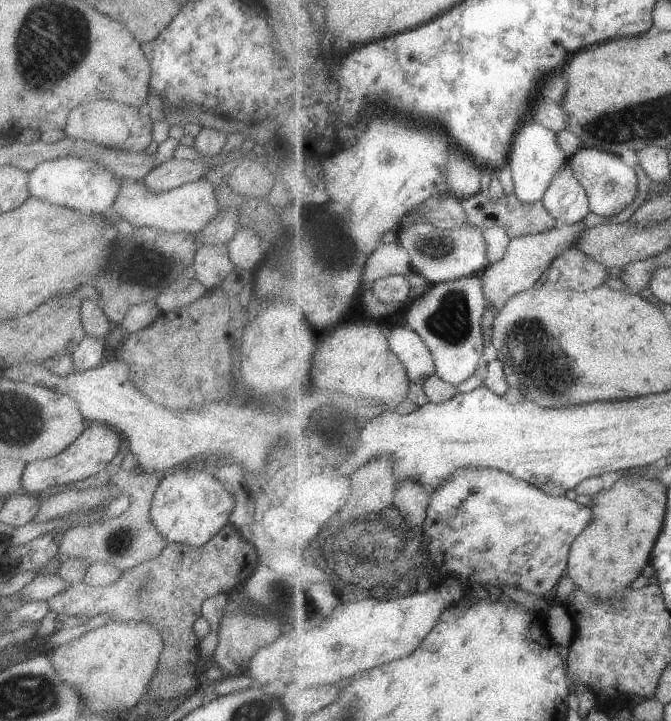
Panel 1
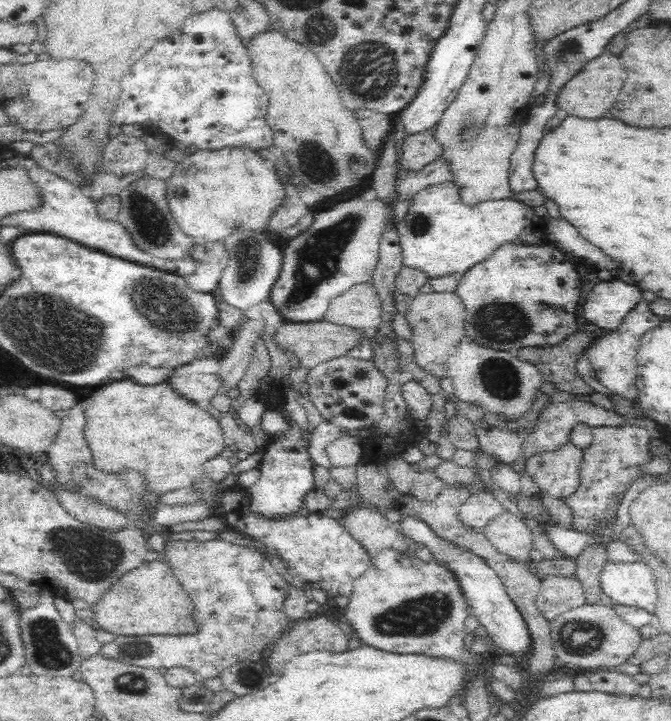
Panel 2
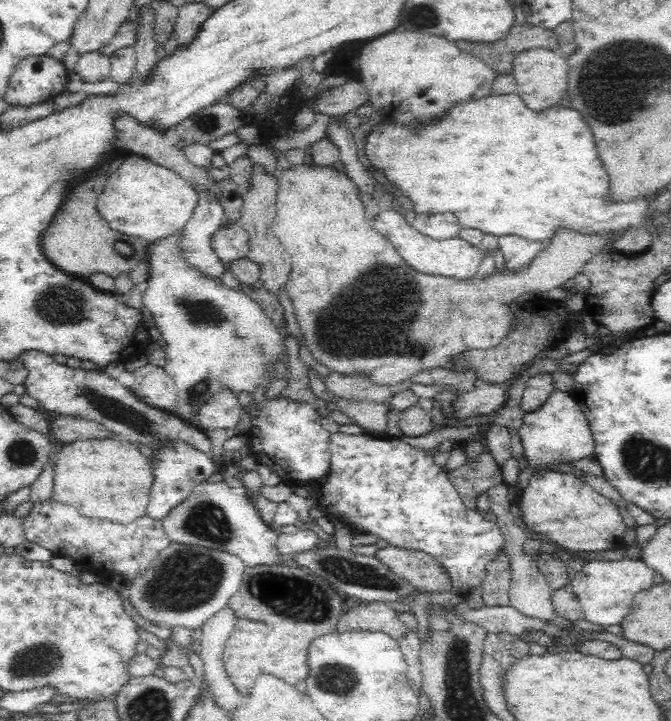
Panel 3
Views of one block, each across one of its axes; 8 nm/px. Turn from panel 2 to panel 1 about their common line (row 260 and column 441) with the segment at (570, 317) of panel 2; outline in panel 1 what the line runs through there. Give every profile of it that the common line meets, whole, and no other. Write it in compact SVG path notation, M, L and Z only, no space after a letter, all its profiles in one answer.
M468 466L456 470L431 493L425 535L430 538L433 562L449 574L459 576L463 582L479 582L487 584L487 588L513 586L540 598L550 598L561 577L567 574L572 544L593 517L591 506L582 506L565 496L547 494L508 472Z

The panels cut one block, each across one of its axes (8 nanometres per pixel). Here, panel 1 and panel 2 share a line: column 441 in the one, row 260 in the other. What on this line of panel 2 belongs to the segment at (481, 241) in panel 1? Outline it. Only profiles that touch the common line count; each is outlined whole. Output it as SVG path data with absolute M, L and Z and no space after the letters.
M242 230L242 232L230 234L222 240L222 243L229 254L229 260L218 286L220 299L243 312L250 306L270 300L272 285L276 282L282 268L283 252L270 241L268 233Z

